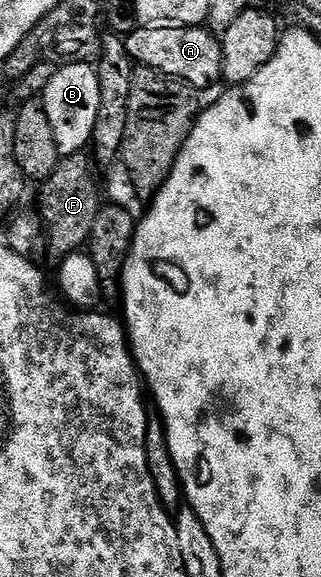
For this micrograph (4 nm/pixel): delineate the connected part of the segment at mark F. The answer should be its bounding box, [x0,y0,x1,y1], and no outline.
[37,152,101,260]

